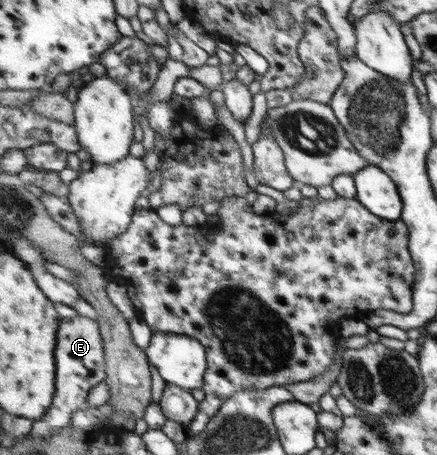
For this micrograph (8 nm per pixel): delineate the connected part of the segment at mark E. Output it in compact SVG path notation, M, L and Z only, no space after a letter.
M76 315L71 319L61 318L57 332L57 392L50 411L40 422L34 422L28 436L32 438L52 438L72 420L76 410L92 411L89 396L98 384L107 381L107 362L105 361L105 340L97 319Z

